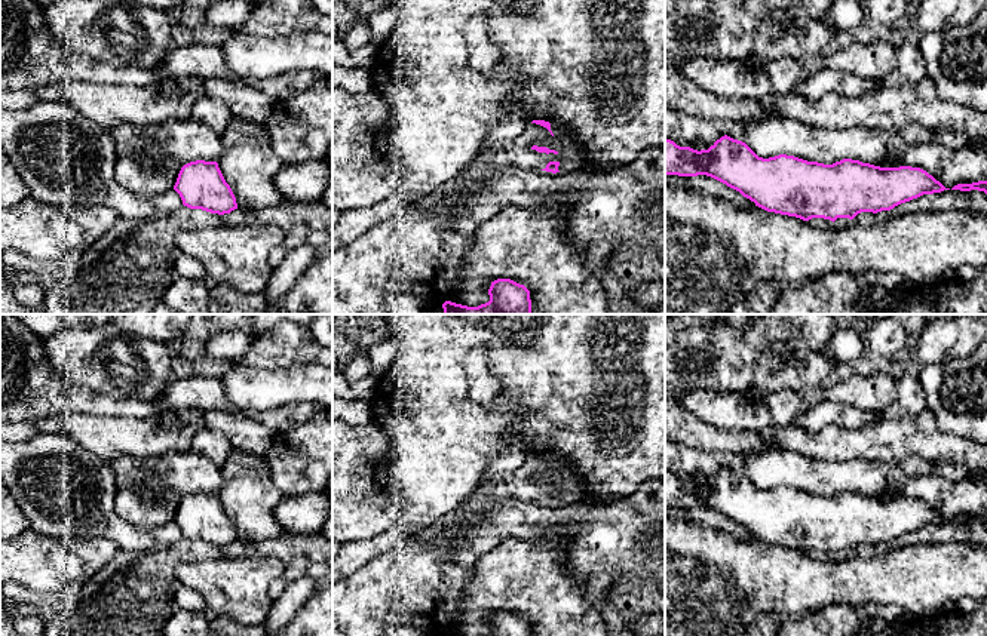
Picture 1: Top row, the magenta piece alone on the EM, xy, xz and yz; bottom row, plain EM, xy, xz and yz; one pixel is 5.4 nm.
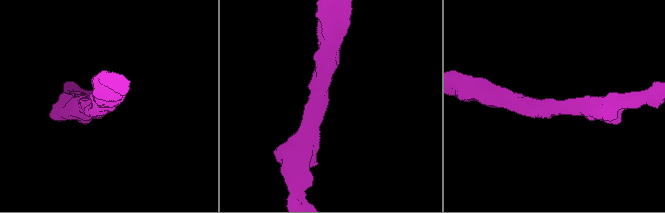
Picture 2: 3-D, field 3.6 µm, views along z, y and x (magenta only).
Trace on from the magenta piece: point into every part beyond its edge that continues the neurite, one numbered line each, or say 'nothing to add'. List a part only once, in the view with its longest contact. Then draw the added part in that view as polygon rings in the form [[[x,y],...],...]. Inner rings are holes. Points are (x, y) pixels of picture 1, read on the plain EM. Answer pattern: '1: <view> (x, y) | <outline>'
nothing to add

